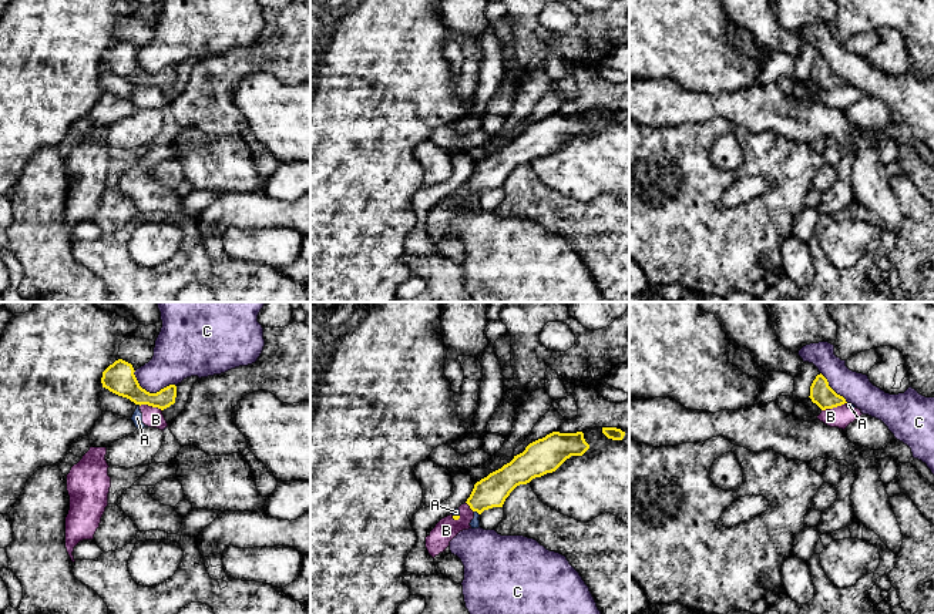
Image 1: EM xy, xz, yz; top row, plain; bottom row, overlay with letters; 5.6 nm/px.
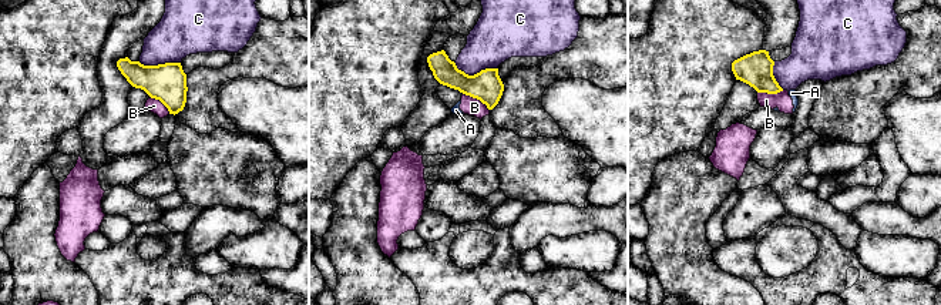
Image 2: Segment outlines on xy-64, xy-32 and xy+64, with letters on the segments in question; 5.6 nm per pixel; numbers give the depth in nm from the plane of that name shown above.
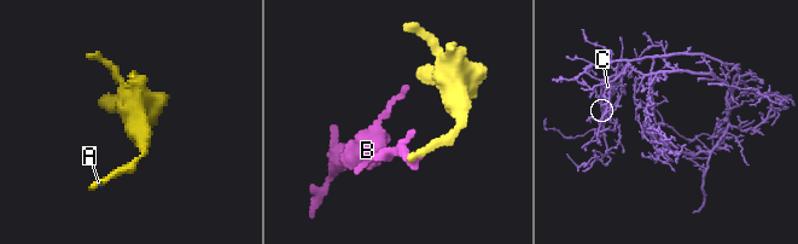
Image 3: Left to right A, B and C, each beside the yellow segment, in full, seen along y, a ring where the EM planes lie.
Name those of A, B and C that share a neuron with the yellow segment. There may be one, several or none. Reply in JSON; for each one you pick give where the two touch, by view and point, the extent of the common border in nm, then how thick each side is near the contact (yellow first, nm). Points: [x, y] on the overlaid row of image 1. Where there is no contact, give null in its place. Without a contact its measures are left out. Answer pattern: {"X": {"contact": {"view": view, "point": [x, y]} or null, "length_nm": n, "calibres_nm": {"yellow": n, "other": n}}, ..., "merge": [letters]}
{"merge": []}

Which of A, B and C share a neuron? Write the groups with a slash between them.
A B / C

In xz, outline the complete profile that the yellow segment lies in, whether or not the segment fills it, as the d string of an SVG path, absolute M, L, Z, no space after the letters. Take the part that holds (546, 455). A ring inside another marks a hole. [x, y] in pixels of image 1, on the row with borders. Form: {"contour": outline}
{"contour": "M552 432L530 443L510 463L477 482L466 503L478 514L493 507L503 507L517 486L555 472L567 459L582 456L588 449L582 432Z"}

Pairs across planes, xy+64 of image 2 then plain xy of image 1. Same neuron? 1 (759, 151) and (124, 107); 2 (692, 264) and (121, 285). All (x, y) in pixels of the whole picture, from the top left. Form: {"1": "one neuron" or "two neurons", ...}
{"1": "two neurons", "2": "two neurons"}

